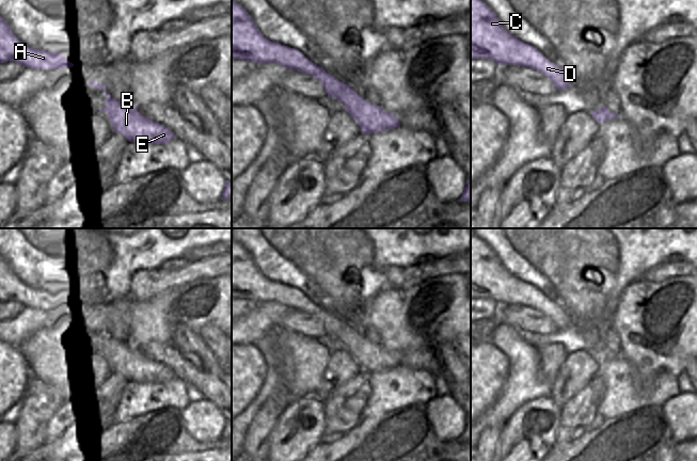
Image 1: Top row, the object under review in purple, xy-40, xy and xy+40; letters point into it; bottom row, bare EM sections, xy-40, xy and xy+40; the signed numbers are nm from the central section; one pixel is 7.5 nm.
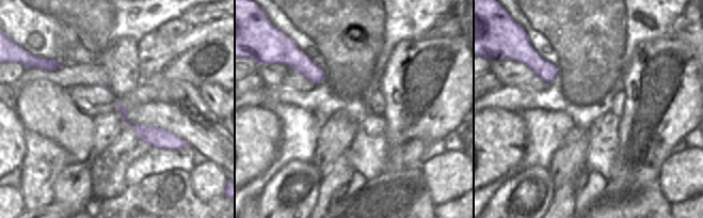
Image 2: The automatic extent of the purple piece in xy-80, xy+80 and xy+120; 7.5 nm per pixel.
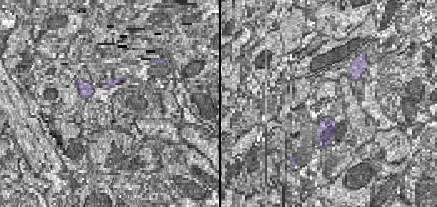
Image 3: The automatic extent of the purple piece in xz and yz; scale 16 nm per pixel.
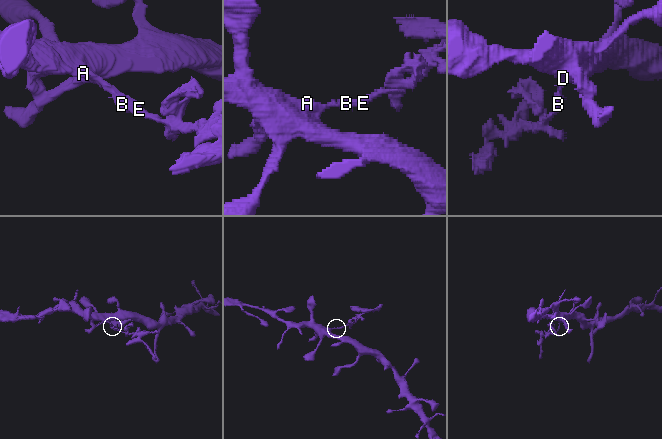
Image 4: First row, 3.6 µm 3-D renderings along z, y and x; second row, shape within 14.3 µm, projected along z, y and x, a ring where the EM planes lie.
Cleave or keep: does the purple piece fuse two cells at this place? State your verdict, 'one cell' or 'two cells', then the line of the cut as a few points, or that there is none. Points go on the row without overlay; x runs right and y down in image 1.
two cells | xy (347, 323), (334, 336)

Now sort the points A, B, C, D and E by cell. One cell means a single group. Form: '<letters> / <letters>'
A C D / B E

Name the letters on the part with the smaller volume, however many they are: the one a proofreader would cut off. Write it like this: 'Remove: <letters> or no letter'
Remove: B, E.

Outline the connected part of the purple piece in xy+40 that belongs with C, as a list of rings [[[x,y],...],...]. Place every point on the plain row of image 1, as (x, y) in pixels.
[[[473,232],[471,233],[471,298],[489,298],[498,304],[521,304],[536,308],[546,315],[558,330],[564,330],[571,324],[569,316],[561,306],[549,300],[534,285],[508,272],[494,251]]]

